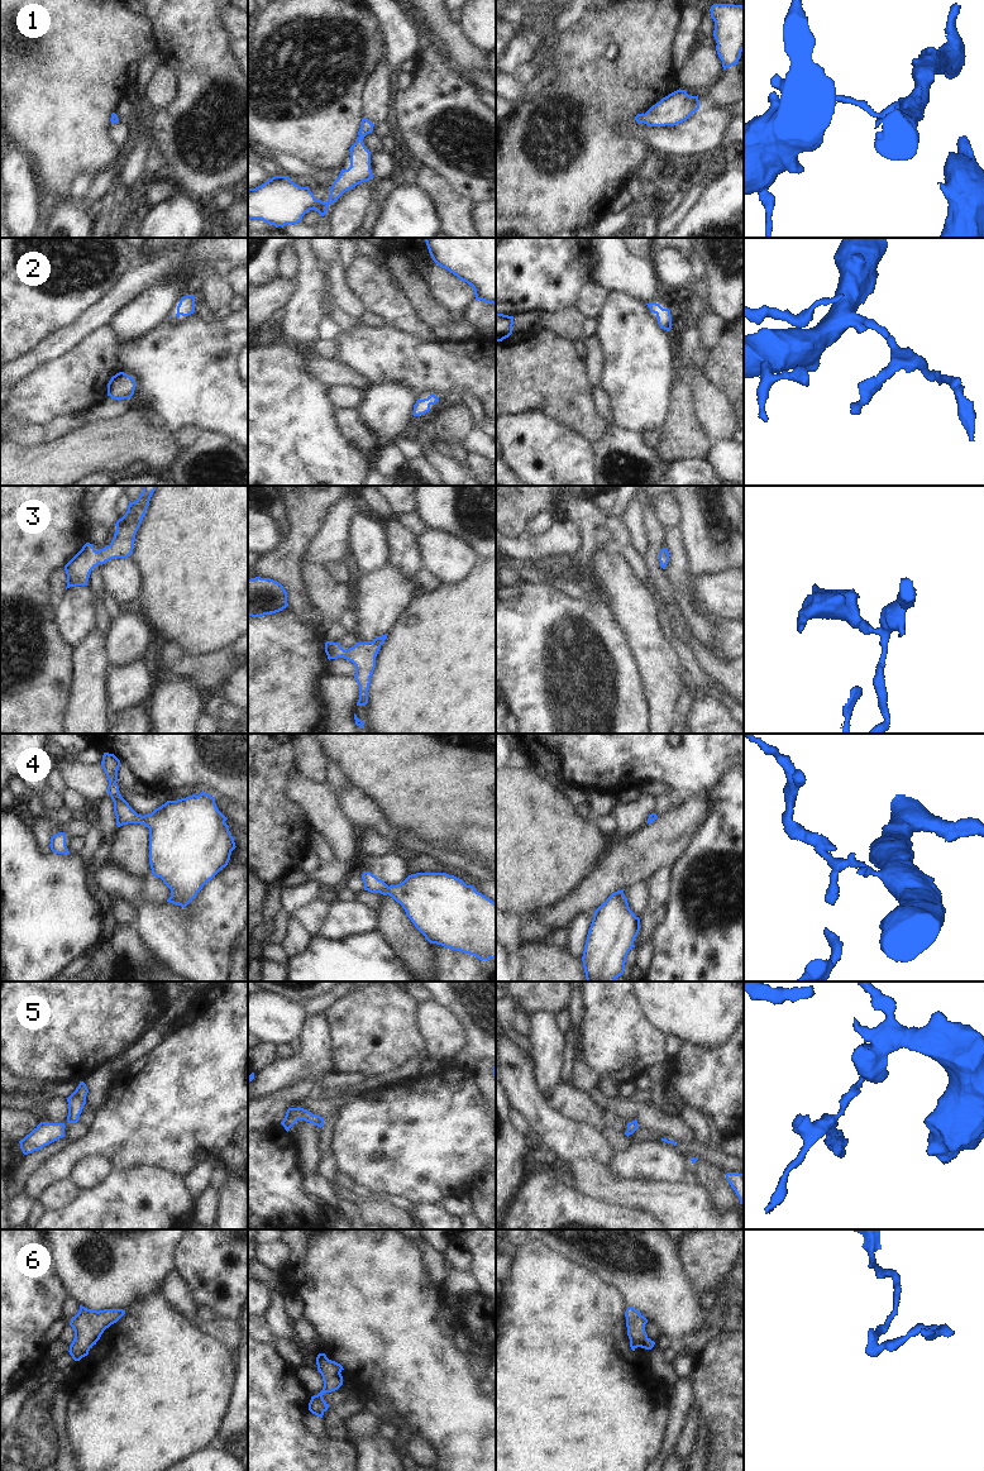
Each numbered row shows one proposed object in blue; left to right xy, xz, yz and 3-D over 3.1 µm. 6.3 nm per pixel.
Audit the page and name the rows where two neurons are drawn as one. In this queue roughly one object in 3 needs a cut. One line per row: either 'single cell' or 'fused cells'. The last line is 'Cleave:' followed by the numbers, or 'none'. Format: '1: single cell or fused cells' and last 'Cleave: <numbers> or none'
1: single cell
2: single cell
3: single cell
4: single cell
5: single cell
6: single cell
Cleave: none

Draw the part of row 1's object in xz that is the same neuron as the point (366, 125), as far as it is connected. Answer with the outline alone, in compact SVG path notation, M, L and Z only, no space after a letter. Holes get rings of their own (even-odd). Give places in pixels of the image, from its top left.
M362 119L359 137L349 149L350 167L341 169L325 202L317 200L309 186L301 187L287 176L274 176L255 188L248 188L248 219L261 219L278 228L301 223L302 216L310 210L324 216L328 206L336 202L345 191L373 180L371 152L363 143L363 138L373 132L373 126L368 119Z

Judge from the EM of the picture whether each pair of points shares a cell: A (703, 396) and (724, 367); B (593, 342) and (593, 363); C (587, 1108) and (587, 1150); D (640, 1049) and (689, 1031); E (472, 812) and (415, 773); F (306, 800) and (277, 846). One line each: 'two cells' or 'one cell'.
A: two cells
B: one cell
C: two cells
D: two cells
E: one cell
F: two cells

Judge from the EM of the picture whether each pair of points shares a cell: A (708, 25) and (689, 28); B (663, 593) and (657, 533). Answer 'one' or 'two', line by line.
A: two
B: one

